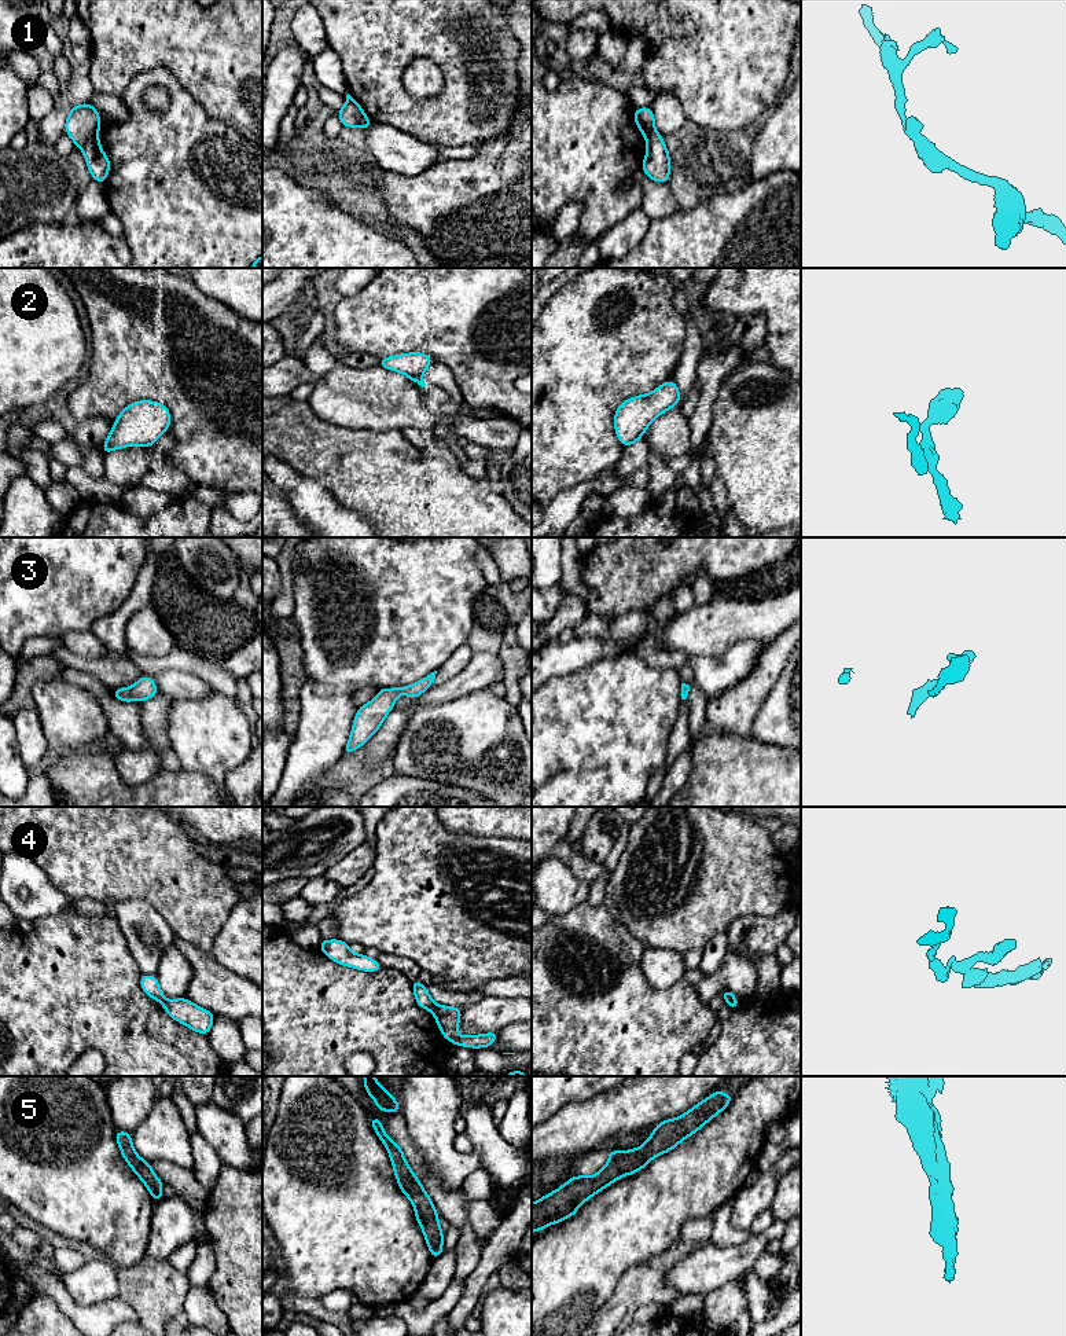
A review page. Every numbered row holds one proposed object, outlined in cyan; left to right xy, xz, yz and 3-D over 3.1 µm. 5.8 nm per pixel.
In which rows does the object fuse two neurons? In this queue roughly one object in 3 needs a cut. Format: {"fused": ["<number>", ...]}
{"fused": ["1", "4"]}

